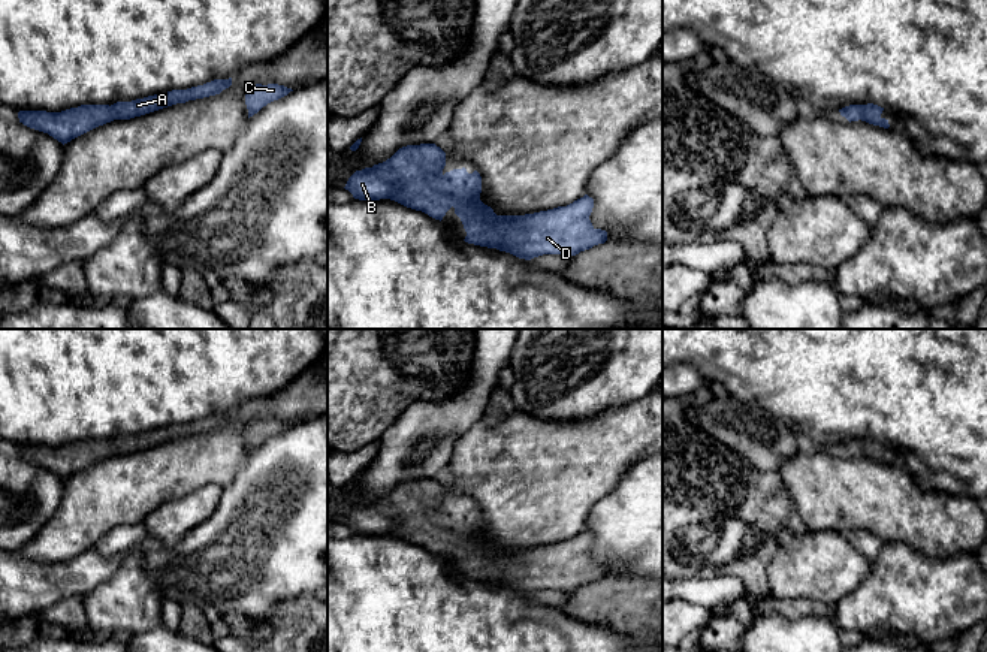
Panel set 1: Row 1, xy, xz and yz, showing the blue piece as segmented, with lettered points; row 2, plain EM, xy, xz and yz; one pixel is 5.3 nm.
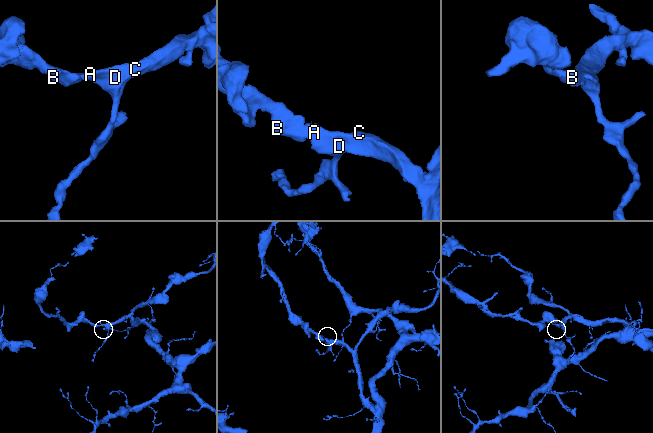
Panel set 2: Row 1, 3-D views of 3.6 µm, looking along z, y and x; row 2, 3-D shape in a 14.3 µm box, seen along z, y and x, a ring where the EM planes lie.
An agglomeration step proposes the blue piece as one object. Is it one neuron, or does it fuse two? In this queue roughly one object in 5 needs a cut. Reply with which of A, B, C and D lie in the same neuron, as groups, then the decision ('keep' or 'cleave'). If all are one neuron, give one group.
A B C D; keep

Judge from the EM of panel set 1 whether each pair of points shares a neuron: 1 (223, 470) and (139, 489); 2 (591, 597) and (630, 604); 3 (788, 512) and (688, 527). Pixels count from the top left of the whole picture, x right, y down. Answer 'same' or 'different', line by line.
1: same
2: same
3: same

